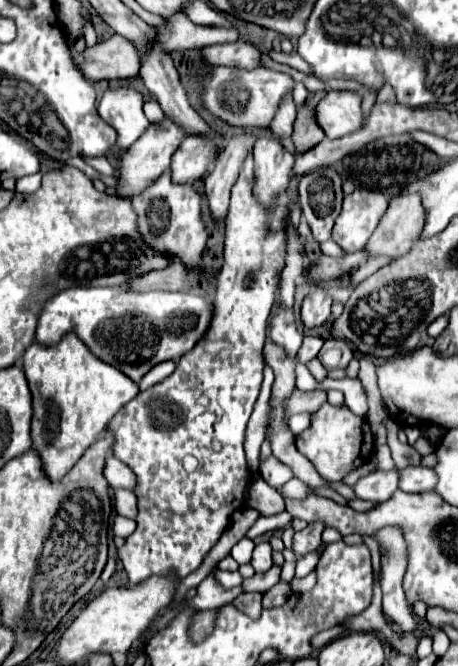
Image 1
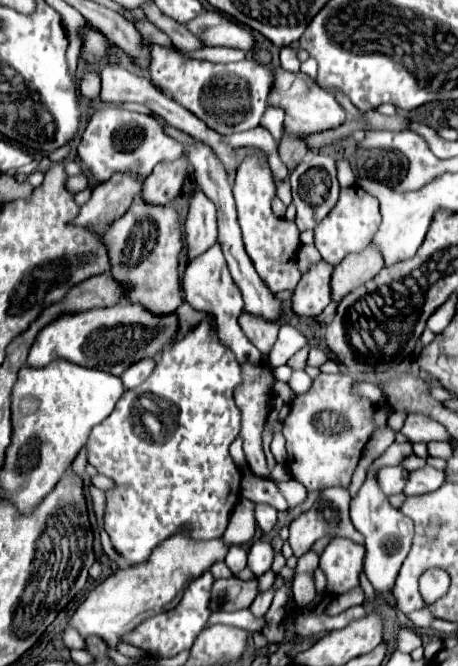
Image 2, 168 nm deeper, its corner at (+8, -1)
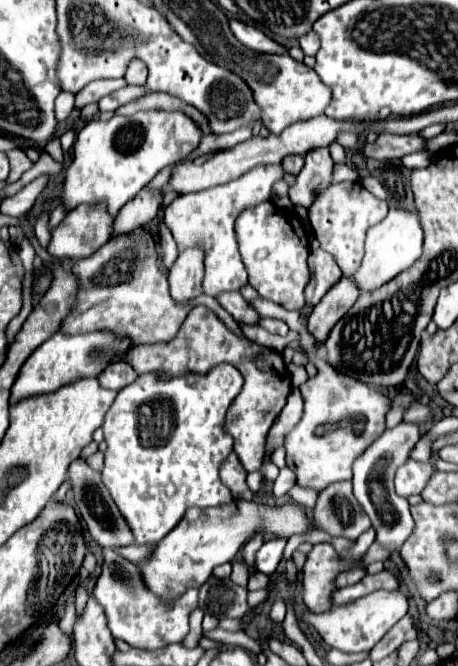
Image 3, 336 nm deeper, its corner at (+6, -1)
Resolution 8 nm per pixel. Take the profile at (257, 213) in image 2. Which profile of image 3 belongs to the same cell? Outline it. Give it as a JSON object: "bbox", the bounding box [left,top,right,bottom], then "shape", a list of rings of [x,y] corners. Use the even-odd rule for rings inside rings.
{"bbox":[236,201,310,311],"shape":[[[264,201],[256,207],[246,209],[236,219],[236,239],[242,263],[248,271],[248,283],[256,289],[262,299],[270,299],[284,309],[302,311],[304,287],[310,281],[308,269],[308,235],[301,223],[294,217],[288,220],[288,213],[274,207],[272,201]]]}

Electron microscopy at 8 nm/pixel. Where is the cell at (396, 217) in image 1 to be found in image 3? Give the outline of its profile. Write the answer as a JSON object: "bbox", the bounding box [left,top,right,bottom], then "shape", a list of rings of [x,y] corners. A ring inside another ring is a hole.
{"bbox":[308,277,360,341],"shape":[[[348,277],[338,281],[330,293],[322,297],[322,301],[312,309],[308,317],[308,333],[318,341],[326,341],[332,327],[346,315],[346,311],[356,303],[360,291],[356,291],[356,285],[350,283]]]}

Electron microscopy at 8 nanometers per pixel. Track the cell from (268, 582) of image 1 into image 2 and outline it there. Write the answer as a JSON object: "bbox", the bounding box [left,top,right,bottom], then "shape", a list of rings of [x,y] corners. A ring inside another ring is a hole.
{"bbox":[210,577,258,611],"shape":[[[236,577],[218,579],[212,587],[210,607],[212,611],[218,611],[218,609],[234,611],[234,609],[250,607],[256,595],[258,595],[258,579],[252,579],[252,581],[240,581]]]}

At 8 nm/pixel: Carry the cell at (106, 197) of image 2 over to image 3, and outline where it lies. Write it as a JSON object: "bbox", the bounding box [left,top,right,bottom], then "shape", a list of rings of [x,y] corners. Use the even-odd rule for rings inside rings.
{"bbox":[46,205,114,261],"shape":[[[80,205],[52,231],[46,251],[52,257],[68,261],[90,257],[98,247],[102,247],[102,243],[110,241],[112,223],[114,219],[104,211],[104,207]]]}

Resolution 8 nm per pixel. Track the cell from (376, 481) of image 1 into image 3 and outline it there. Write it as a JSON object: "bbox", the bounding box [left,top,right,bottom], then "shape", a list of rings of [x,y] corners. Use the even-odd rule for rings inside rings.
{"bbox":[396,459,434,497],"shape":[[[408,459],[396,473],[396,493],[400,497],[420,495],[430,481],[430,475],[434,473],[432,463],[418,463],[414,459]]]}

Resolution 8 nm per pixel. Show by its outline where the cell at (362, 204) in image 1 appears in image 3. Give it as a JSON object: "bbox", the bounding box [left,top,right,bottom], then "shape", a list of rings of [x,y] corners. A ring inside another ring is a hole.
{"bbox":[308,181,388,277],"shape":[[[344,181],[330,185],[328,191],[322,191],[322,195],[314,199],[312,207],[308,207],[310,225],[314,229],[316,239],[320,241],[320,247],[334,255],[346,277],[350,277],[362,263],[364,237],[368,227],[380,223],[386,217],[386,213],[388,213],[386,201],[374,197],[358,181]]]}

